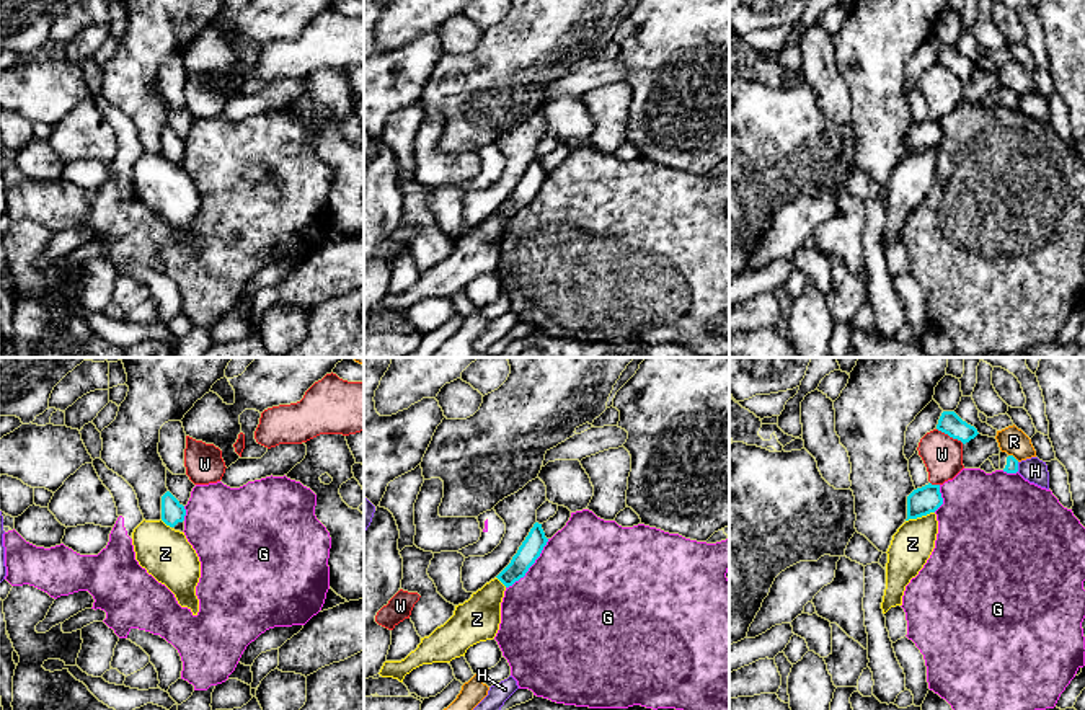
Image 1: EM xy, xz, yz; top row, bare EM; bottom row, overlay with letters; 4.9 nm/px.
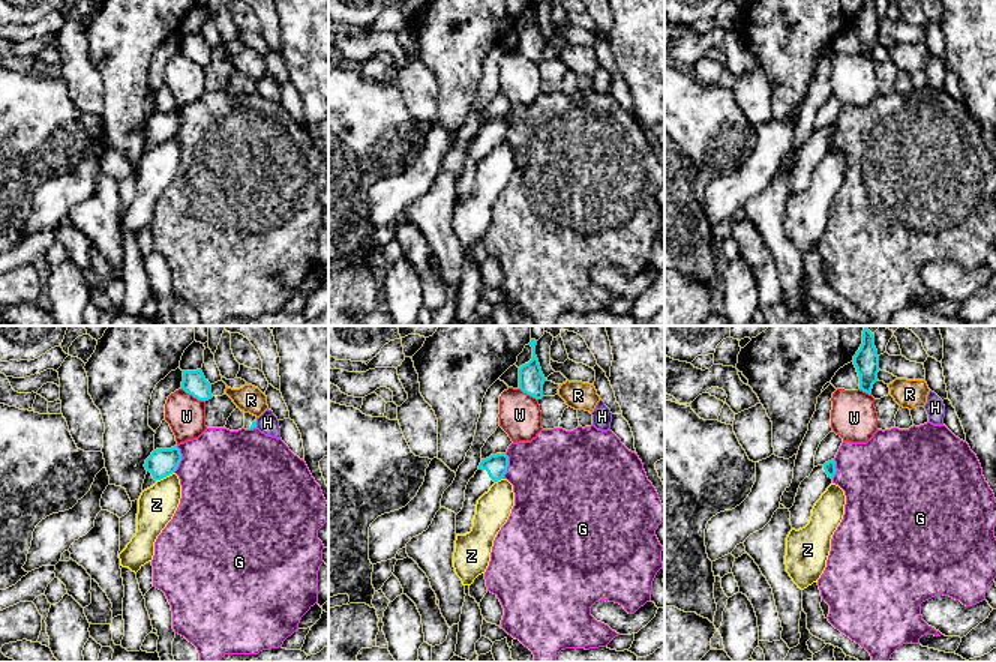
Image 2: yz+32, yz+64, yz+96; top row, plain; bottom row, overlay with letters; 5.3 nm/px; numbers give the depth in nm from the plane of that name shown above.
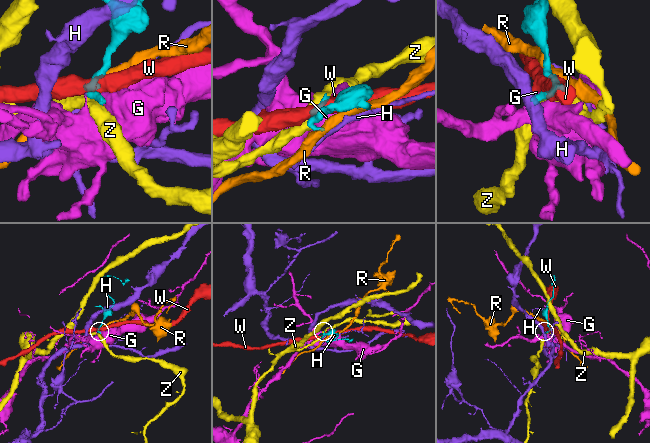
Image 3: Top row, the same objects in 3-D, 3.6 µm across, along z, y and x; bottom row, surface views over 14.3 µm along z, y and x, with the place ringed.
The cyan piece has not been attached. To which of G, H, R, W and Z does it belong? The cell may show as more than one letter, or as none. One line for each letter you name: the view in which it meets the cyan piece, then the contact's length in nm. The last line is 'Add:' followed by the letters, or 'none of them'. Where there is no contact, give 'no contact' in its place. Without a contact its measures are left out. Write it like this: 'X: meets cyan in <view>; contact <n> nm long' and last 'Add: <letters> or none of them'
Add: none of them

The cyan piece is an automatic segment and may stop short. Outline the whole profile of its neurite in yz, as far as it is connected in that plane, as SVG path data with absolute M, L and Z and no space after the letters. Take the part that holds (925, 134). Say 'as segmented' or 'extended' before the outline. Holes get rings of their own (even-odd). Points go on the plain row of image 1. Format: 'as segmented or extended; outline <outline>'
as segmented; outline M925 119L907 131L907 153L917 153L935 147L943 139L940 119Z

